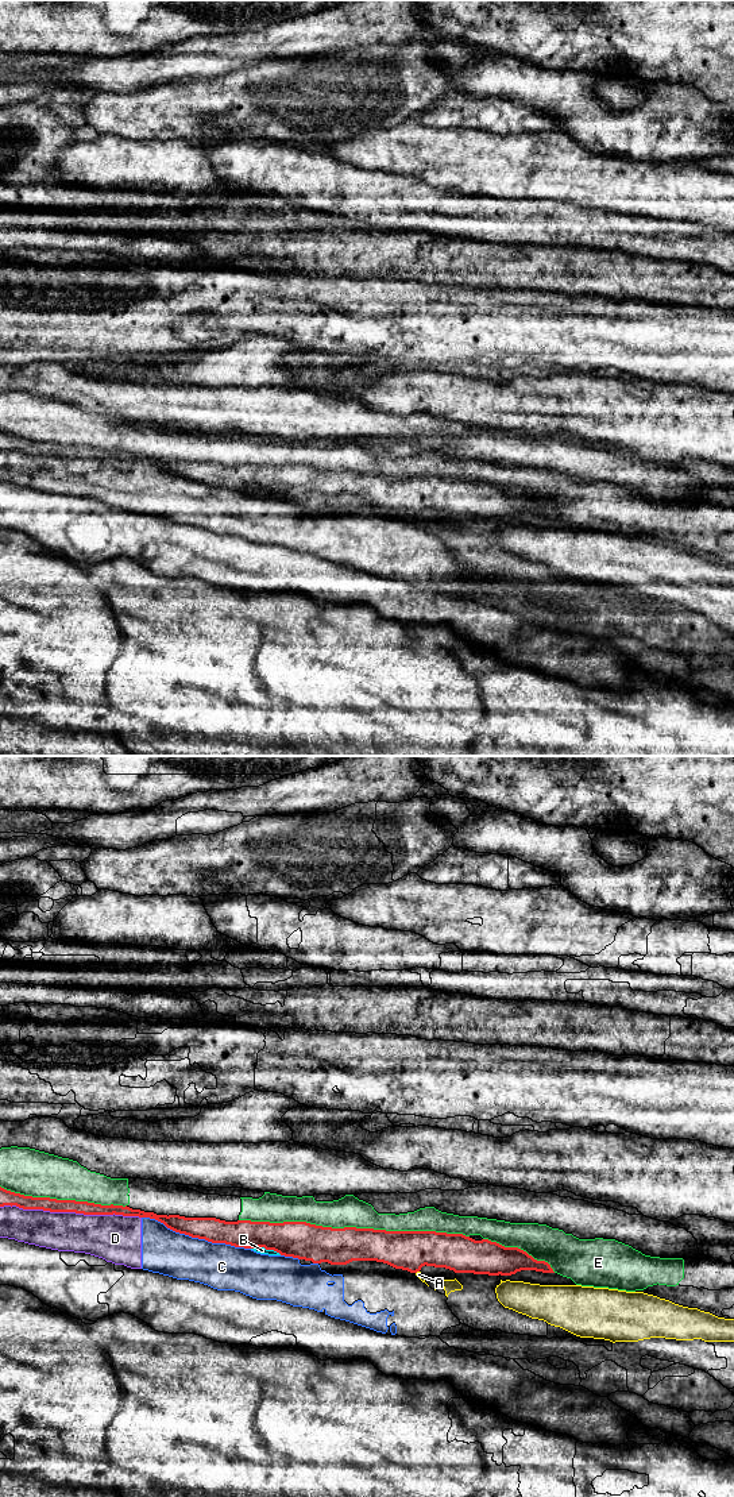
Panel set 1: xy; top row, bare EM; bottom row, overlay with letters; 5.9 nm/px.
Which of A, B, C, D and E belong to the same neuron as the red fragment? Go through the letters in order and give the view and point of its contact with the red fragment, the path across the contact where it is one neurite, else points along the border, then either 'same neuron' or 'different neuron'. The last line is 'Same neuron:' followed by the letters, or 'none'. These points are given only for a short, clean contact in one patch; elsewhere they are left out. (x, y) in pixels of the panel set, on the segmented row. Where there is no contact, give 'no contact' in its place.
A: meets red in xy at (417, 1270); different neuron
B: meets red in xy at (266, 1249); different neuron
C: meets red in xy at (196, 1237); different neuron
D: meets red in xy at (70, 1211); different neuron
E: meets red in xy at (354, 1227); different neuron
Same neuron: none

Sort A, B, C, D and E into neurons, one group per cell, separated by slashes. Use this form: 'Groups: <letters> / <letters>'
Groups: A B / C D / E

